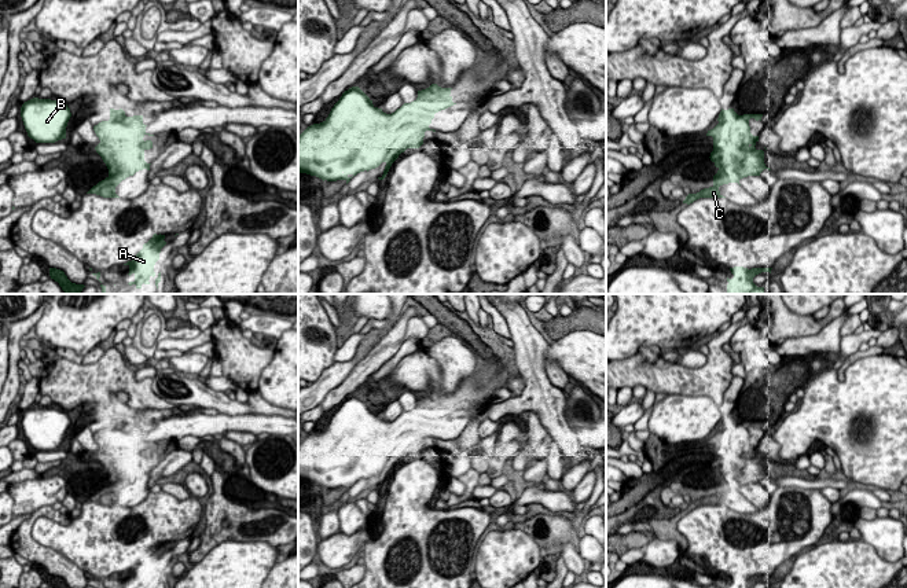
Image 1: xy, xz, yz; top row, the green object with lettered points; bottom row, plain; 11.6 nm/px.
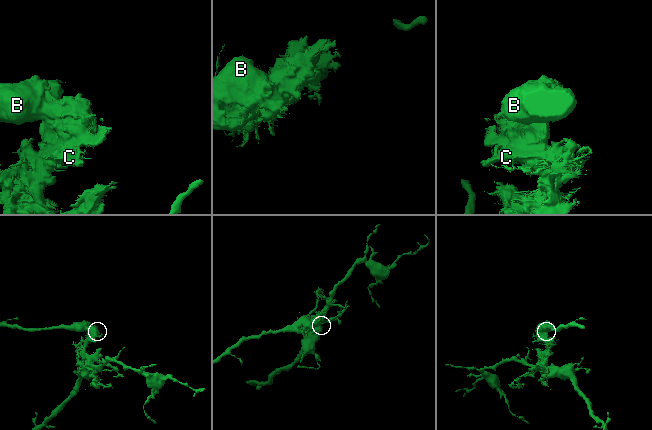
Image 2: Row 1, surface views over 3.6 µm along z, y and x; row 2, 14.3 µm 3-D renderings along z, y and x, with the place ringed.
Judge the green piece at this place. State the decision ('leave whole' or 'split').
split

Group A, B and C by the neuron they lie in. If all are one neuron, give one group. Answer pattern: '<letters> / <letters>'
A C / B

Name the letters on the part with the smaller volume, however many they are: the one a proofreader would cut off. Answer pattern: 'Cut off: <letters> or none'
Cut off: B

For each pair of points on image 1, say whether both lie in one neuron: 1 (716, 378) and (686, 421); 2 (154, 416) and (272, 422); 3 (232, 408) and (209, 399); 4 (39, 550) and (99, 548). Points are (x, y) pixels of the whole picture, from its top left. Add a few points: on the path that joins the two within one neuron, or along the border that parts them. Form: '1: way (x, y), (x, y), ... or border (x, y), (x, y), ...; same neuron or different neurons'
1: border (672, 393), (707, 394), (718, 407); different neurons
2: border (197, 411), (188, 415), (168, 416), (155, 423); different neurons
3: way (227, 405), (215, 400); same neuron
4: border (30, 528), (39, 543), (80, 569); different neurons

